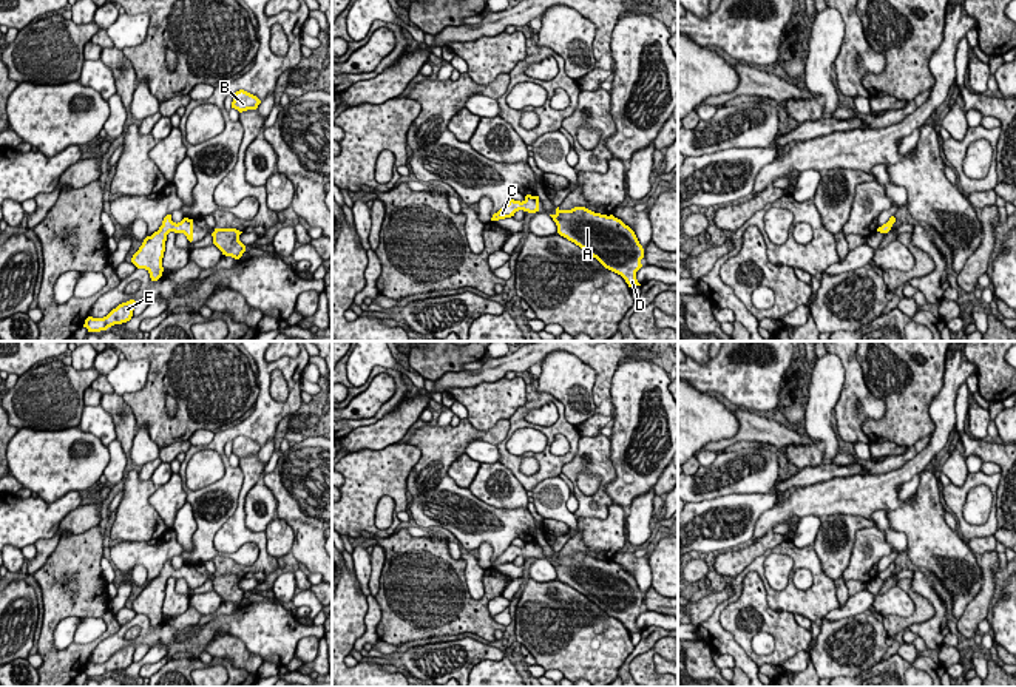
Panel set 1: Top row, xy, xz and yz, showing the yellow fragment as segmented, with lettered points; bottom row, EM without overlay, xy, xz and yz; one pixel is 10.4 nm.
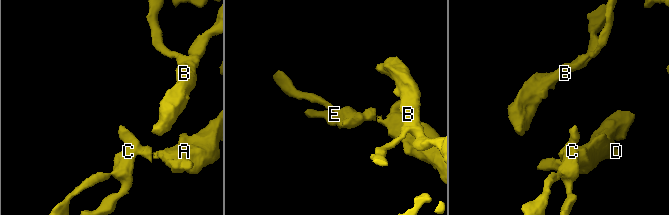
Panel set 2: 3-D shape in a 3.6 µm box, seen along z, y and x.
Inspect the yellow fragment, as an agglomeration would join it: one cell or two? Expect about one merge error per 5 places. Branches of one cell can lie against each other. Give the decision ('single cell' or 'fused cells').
single cell

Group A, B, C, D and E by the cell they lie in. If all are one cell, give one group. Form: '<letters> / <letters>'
A B C D E

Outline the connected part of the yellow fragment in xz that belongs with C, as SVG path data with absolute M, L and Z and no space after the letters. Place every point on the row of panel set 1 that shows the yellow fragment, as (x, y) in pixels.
M527 195L522 202L510 199L508 204L503 208L500 208L497 213L493 215L491 221L511 218L519 210L523 210L523 212L528 212L528 213L539 212L539 196Z

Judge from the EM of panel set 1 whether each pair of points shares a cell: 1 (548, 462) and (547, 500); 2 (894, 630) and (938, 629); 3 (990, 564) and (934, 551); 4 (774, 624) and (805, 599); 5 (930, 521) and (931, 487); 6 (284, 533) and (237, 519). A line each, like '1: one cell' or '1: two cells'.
1: two cells
2: two cells
3: two cells
4: two cells
5: one cell
6: two cells

